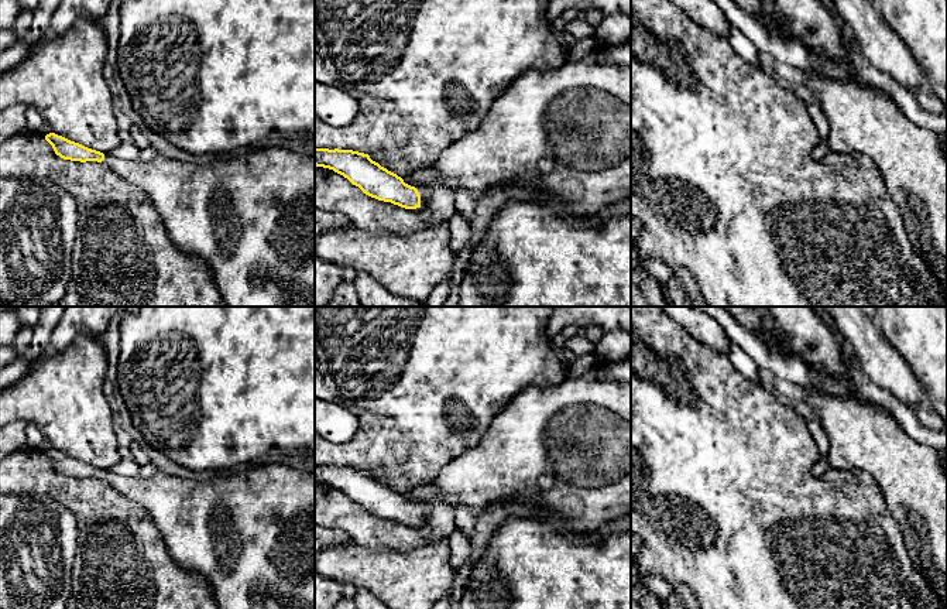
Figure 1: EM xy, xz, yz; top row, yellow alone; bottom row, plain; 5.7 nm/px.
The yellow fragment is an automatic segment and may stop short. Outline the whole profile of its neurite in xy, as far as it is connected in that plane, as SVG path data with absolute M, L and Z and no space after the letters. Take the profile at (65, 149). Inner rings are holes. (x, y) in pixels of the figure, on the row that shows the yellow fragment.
M55 133L45 136L56 155L104 162L143 189L158 211L171 242L210 268L226 307L315 307L315 157L285 147L248 147L236 157L199 165L157 155L152 161L121 160Z

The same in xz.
M631 35L620 44L601 47L597 51L586 55L577 62L566 62L559 68L546 71L528 71L522 76L517 78L509 88L498 96L498 99L491 106L481 126L462 137L460 140L447 146L433 168L438 171L438 177L419 187L411 187L404 182L401 177L381 167L378 162L373 161L368 154L353 151L353 150L329 150L329 148L315 148L315 165L333 170L334 172L347 178L353 185L358 187L366 195L375 198L378 201L391 202L405 209L422 208L425 213L435 212L435 206L429 199L428 188L430 185L445 185L454 194L459 189L466 189L470 192L474 201L480 195L494 187L512 185L512 187L526 187L539 192L549 192L552 195L550 202L562 202L566 205L567 212L573 219L580 219L590 223L591 219L600 213L605 206L613 205L621 199L631 198Z

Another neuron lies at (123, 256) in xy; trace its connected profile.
M23 130L0 144L0 177L42 179L66 189L76 202L78 235L72 247L72 273L64 298L54 307L226 307L206 263L179 250L171 242L150 196L103 161L64 160L44 134Z

